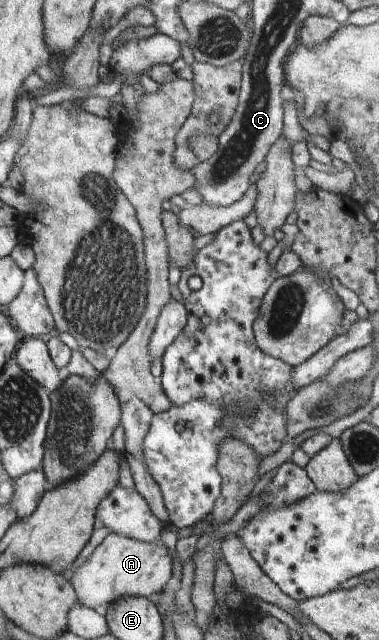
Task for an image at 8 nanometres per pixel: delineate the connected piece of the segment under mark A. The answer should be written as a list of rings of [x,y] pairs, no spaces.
[[[111,532],[94,549],[92,555],[72,575],[72,583],[78,593],[79,601],[95,610],[104,612],[114,603],[128,596],[155,598],[166,590],[172,579],[172,555],[162,540],[153,542],[126,537],[124,534]]]

